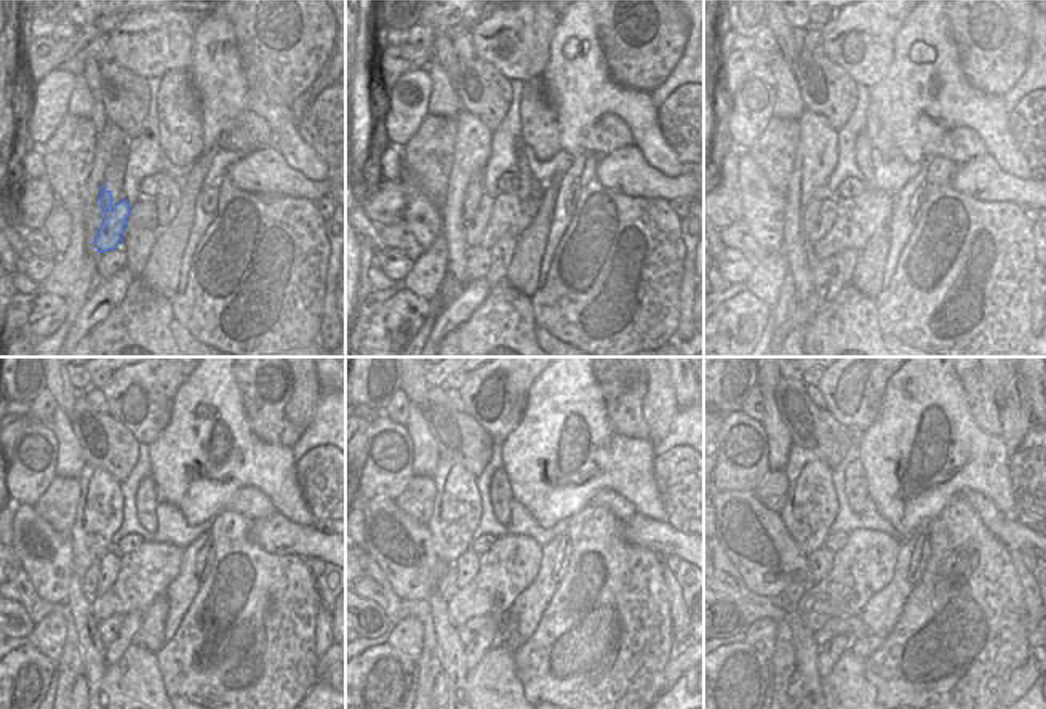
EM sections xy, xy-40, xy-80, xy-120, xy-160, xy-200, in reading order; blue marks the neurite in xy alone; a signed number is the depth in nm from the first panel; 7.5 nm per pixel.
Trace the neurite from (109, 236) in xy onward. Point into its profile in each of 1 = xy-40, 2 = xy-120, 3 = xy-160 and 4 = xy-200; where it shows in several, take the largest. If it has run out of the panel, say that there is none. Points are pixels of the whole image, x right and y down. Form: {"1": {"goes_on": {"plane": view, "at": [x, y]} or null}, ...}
{"1": {"goes_on": {"plane": "xy-40", "at": [472, 231]}}, "2": {"goes_on": {"plane": "xy-120", "at": [109, 562]}}, "3": {"goes_on": {"plane": "xy-160", "at": [466, 565]}}, "4": {"goes_on": {"plane": "xy-200", "at": [821, 560]}}}

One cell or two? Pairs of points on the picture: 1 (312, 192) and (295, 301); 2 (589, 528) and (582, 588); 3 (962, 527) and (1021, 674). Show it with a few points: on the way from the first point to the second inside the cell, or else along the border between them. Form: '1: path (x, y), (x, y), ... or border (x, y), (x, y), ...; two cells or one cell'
1: border (274, 194), (314, 202); two cells
2: path (589, 543), (589, 573); one cell
3: border (1029, 652), (1002, 692); two cells

